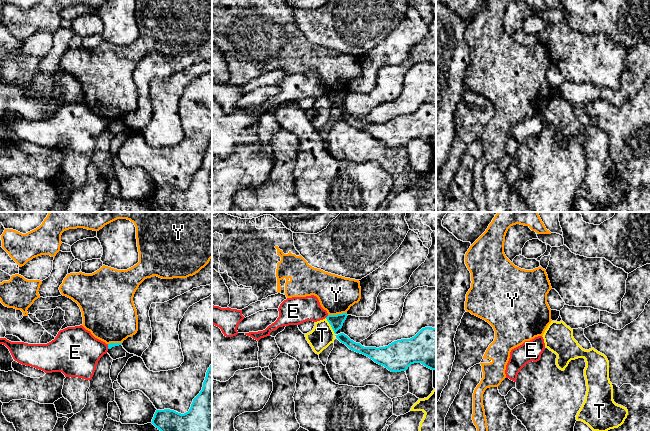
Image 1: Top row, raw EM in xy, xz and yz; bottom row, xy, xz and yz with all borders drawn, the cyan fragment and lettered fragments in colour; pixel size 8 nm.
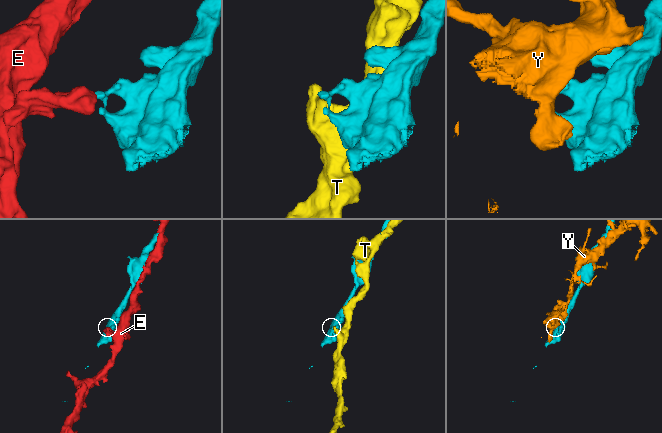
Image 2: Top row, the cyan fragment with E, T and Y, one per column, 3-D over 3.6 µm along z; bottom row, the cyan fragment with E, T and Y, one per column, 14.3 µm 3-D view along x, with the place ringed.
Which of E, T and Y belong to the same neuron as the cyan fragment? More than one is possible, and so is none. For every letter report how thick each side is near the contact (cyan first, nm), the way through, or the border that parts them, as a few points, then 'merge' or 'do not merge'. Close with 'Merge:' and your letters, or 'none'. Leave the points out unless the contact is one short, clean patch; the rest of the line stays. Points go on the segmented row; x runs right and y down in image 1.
E: 110/220 nm | along xz (328, 315), (325, 317) | do not merge
T: 110/190 nm | do not merge
Y: 110/300 nm | do not merge
Merge: none

